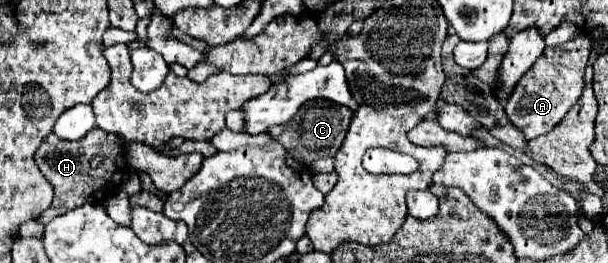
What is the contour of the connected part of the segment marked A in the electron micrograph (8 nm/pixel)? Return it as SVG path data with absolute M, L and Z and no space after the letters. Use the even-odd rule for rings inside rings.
M585 34L561 46L549 46L535 60L535 64L523 74L523 78L515 84L515 90L507 98L505 106L507 106L507 116L515 126L523 130L525 138L531 140L541 134L547 134L579 100L583 92L583 72L585 72L589 54L591 54L591 42Z

